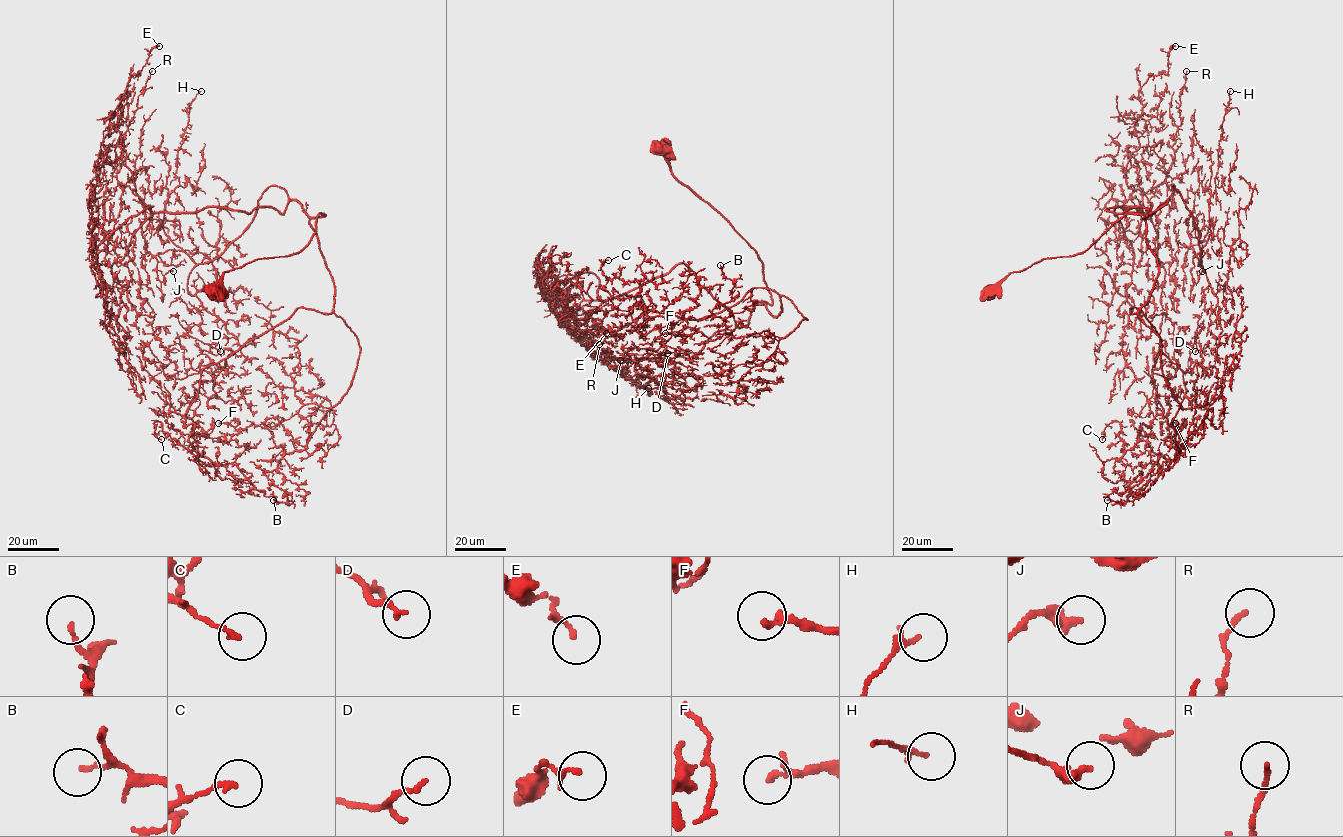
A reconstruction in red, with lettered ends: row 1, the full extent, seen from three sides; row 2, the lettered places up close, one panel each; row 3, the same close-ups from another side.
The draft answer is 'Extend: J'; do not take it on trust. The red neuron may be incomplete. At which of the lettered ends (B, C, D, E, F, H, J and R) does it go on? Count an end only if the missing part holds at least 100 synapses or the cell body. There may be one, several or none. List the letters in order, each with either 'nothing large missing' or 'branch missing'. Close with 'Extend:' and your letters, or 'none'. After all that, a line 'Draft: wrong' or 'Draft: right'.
B: nothing large missing
C: nothing large missing
D: nothing large missing
E: nothing large missing
F: nothing large missing
H: nothing large missing
J: nothing large missing
R: nothing large missing
Extend: none
Draft: wrong

